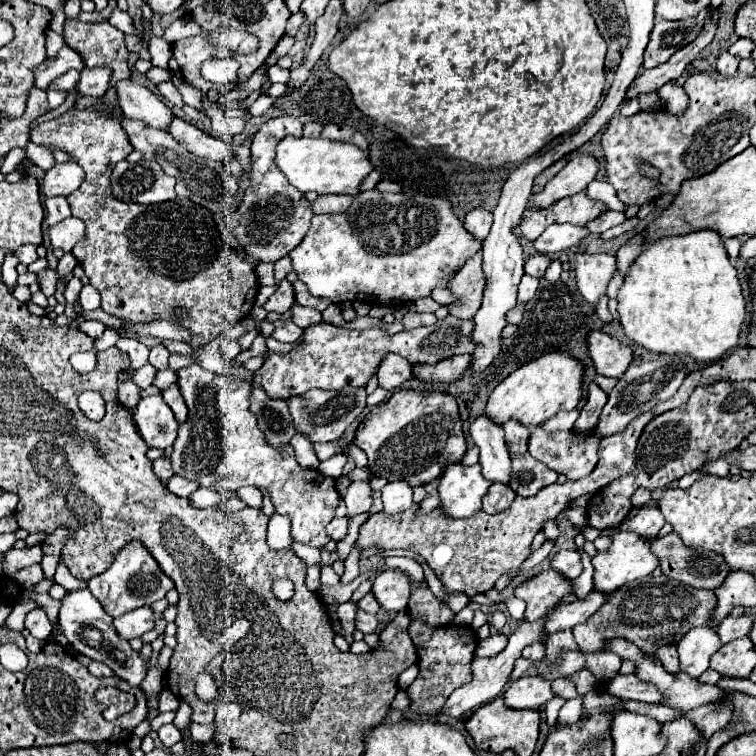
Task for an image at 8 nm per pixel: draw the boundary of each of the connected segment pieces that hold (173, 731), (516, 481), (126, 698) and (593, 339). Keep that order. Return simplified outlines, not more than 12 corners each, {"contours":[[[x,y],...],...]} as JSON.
{"contours":[[[175,724],[159,728],[159,740],[167,748],[177,744],[183,736]],[[531,454],[513,458],[513,492],[533,496],[557,472]],[[101,688],[95,698],[107,720],[135,706],[135,696]],[[601,330],[587,350],[601,376],[619,378],[633,358],[629,346]]]}

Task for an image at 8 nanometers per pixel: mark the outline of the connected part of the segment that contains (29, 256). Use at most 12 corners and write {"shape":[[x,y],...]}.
{"shape":[[19,246],[15,256],[21,264],[29,266],[39,256],[35,246]]}

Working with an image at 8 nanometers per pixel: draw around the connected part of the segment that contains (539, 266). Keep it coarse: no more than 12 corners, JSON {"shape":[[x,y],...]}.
{"shape":[[533,254],[525,262],[529,276],[541,278],[545,274],[549,256]]}

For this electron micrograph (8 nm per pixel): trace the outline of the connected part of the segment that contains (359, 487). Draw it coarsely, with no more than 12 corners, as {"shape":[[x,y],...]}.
{"shape":[[353,482],[343,502],[347,518],[371,508],[369,482]]}

